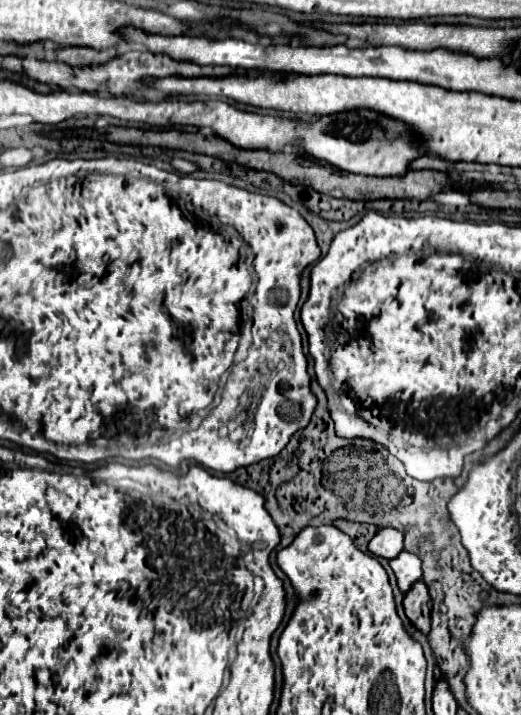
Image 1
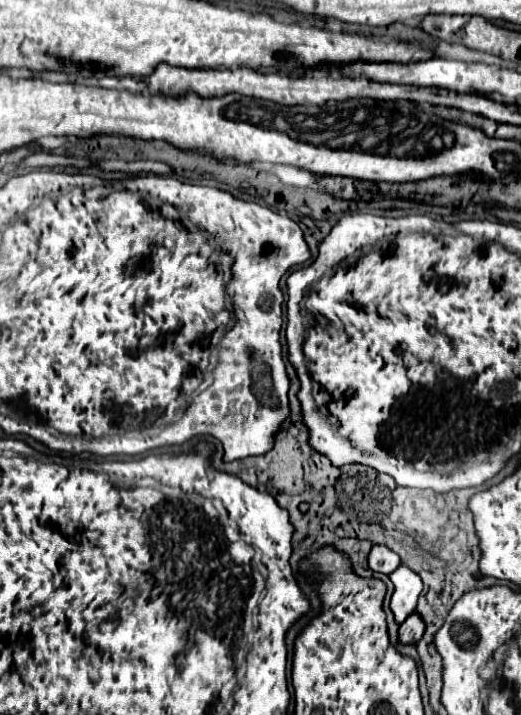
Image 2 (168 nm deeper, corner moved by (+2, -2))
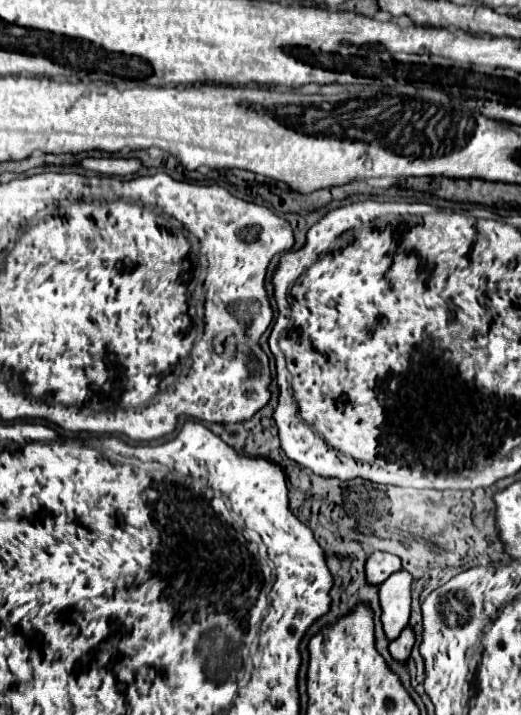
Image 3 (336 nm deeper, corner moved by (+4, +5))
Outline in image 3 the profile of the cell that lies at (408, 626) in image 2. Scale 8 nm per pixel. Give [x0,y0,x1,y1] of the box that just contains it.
[388,627,414,663]

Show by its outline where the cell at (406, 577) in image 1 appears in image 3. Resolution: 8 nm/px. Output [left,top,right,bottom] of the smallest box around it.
[380,569,412,641]

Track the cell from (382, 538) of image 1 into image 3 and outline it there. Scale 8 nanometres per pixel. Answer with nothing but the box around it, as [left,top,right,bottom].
[366,551,400,585]

